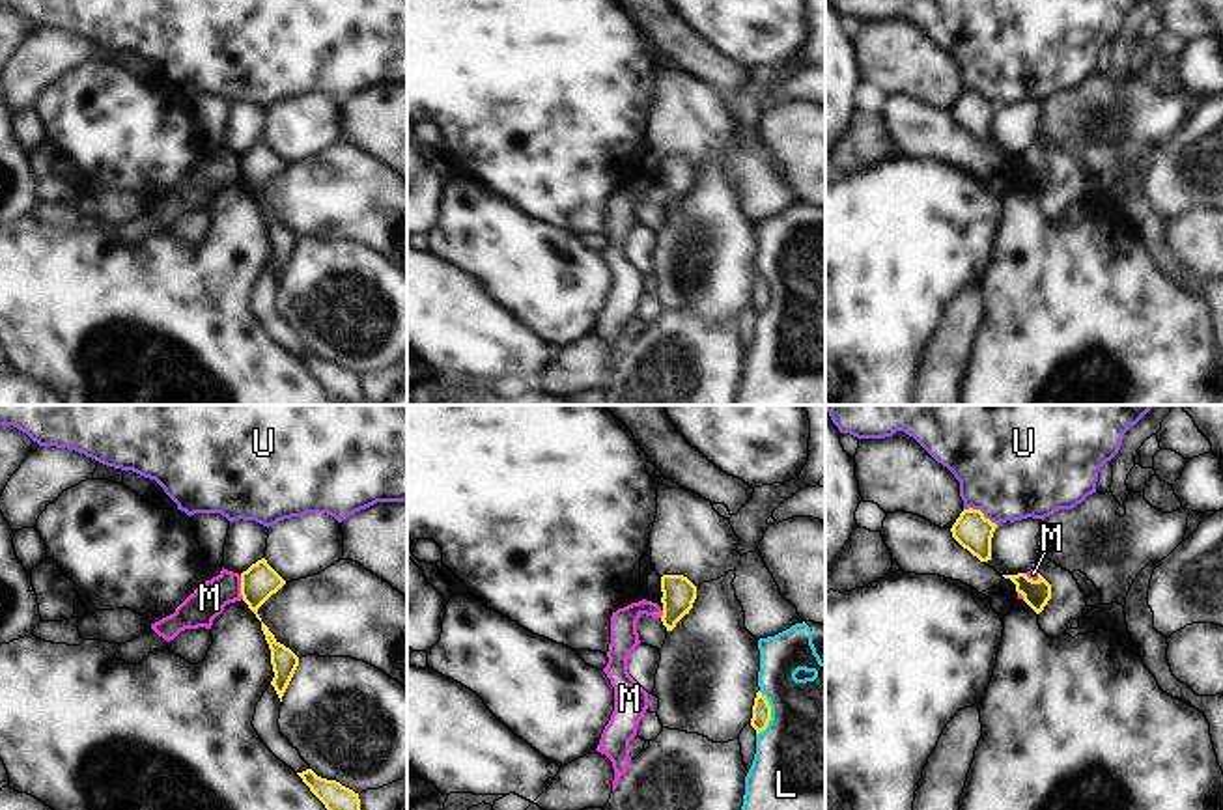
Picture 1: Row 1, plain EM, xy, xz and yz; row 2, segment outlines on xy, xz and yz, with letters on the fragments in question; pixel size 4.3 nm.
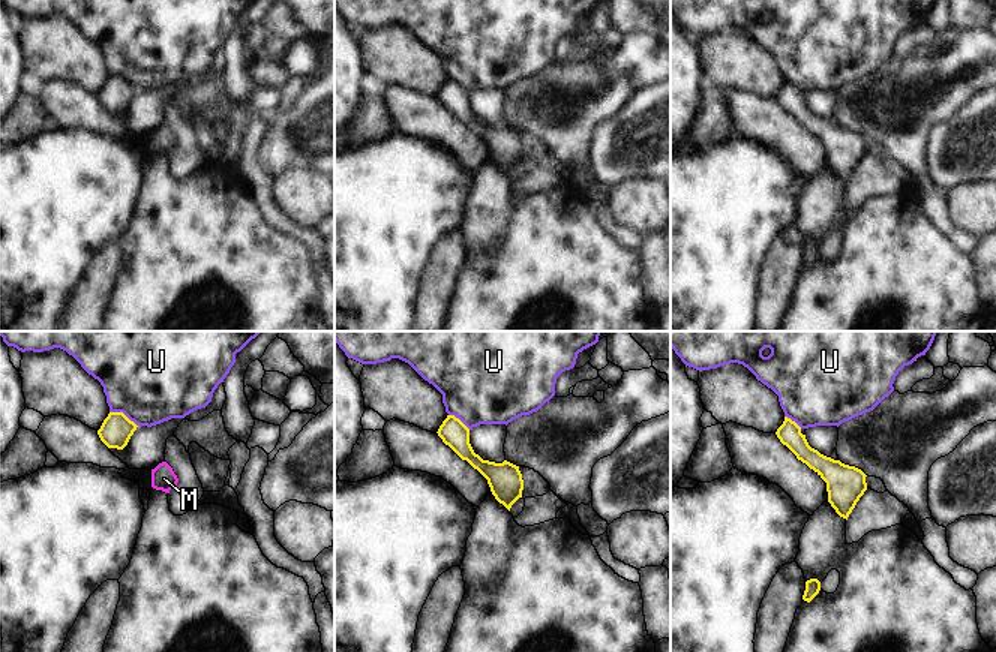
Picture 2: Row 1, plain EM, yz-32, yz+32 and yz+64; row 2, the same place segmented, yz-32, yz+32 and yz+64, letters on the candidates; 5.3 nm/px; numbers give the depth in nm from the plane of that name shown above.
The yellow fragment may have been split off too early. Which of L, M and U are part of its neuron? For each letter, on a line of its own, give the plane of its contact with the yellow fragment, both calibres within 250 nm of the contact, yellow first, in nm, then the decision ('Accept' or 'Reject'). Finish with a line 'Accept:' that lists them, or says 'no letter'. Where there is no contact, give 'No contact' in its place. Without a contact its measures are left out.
L: Touches yellow in xz. Thickness 80 nm (yellow) against 480 nm. Reject
M: Touches yellow in xy. Thickness 160 nm (yellow) against 150 nm. Reject
U: Touches yellow in yz. Thickness 160 nm (yellow) against 480 nm. Reject
Accept: no letter.

